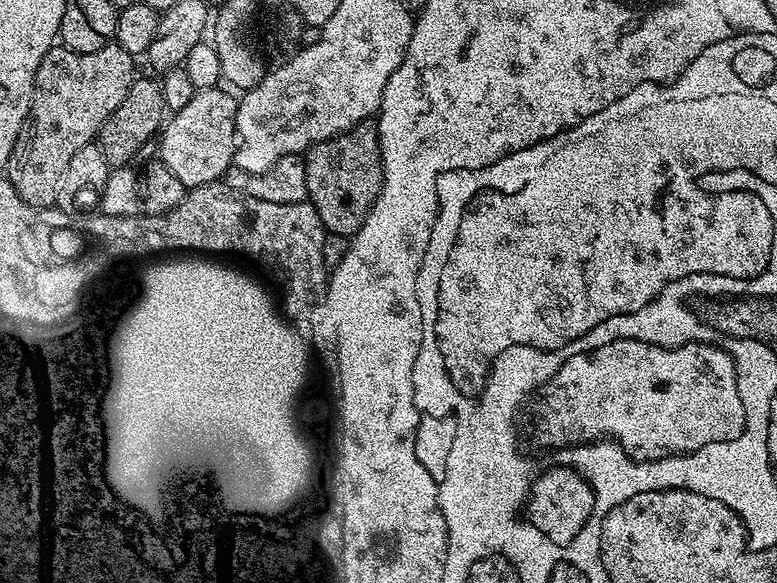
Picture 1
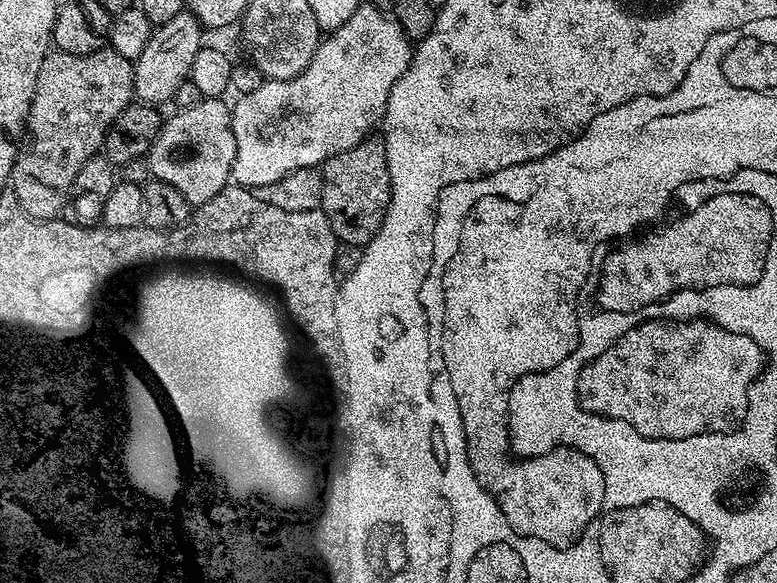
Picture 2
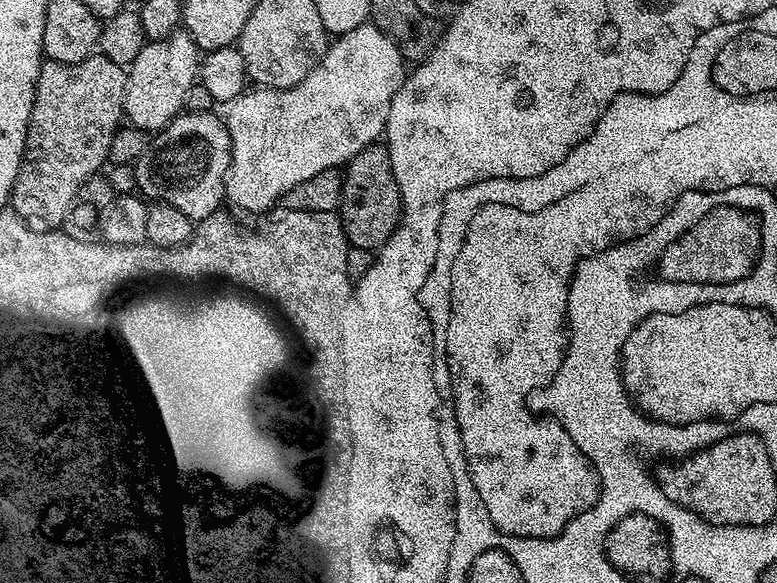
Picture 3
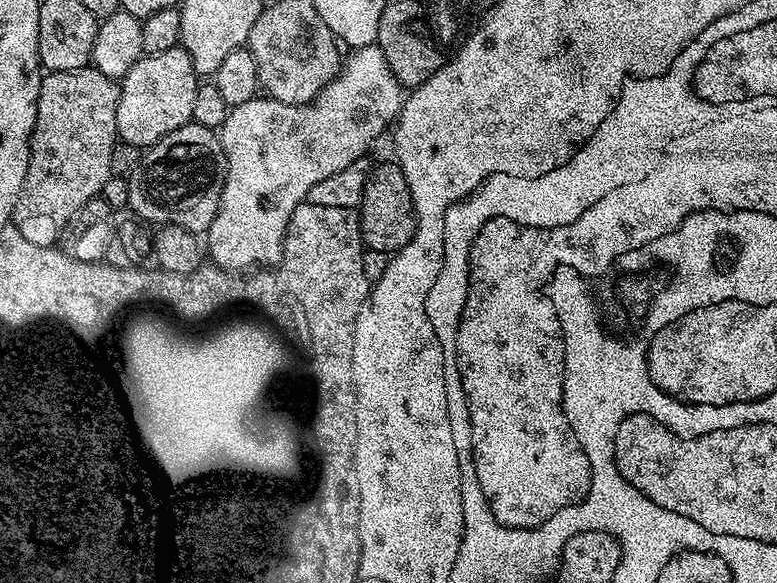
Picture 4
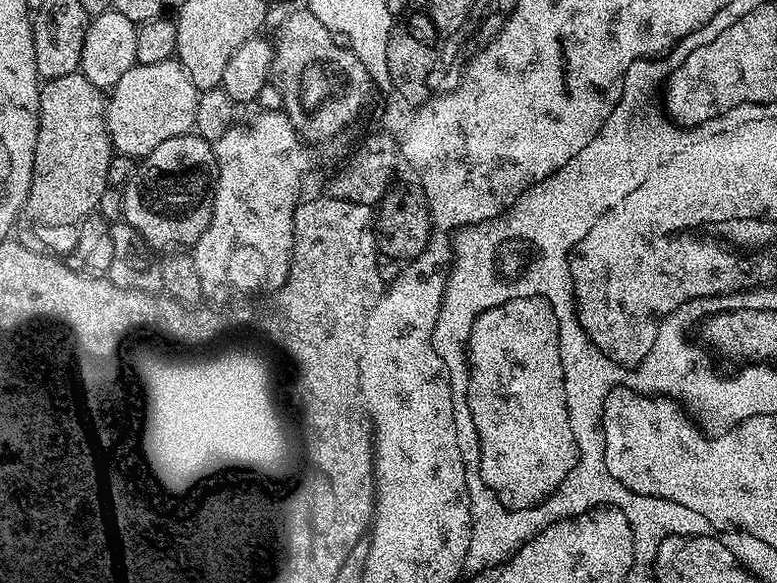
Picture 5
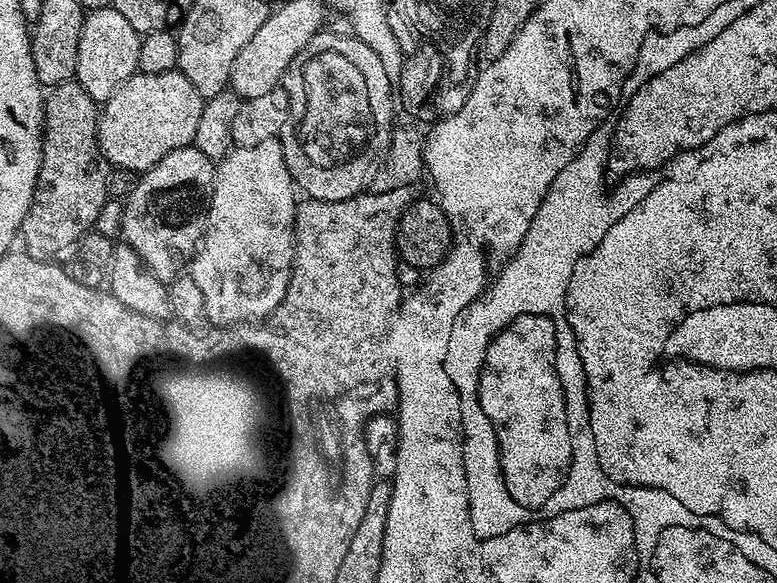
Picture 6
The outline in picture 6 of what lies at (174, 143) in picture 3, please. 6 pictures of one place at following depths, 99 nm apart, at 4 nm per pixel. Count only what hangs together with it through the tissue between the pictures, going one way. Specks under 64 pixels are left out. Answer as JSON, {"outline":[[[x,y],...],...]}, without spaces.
{"outline":[[[195,146],[170,150],[162,162],[139,173],[131,192],[123,201],[123,239],[144,259],[145,266],[159,280],[171,281],[189,267],[196,255],[204,225],[208,223],[208,203],[216,181],[214,162]]]}

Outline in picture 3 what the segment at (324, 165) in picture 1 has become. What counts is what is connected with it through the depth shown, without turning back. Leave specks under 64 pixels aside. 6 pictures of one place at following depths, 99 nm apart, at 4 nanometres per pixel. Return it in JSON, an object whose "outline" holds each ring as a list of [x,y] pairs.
{"outline":[[[383,143],[371,144],[366,150],[349,160],[344,173],[344,199],[341,200],[338,215],[349,245],[356,248],[379,250],[400,226],[402,205],[400,187],[390,166],[390,154]]]}

